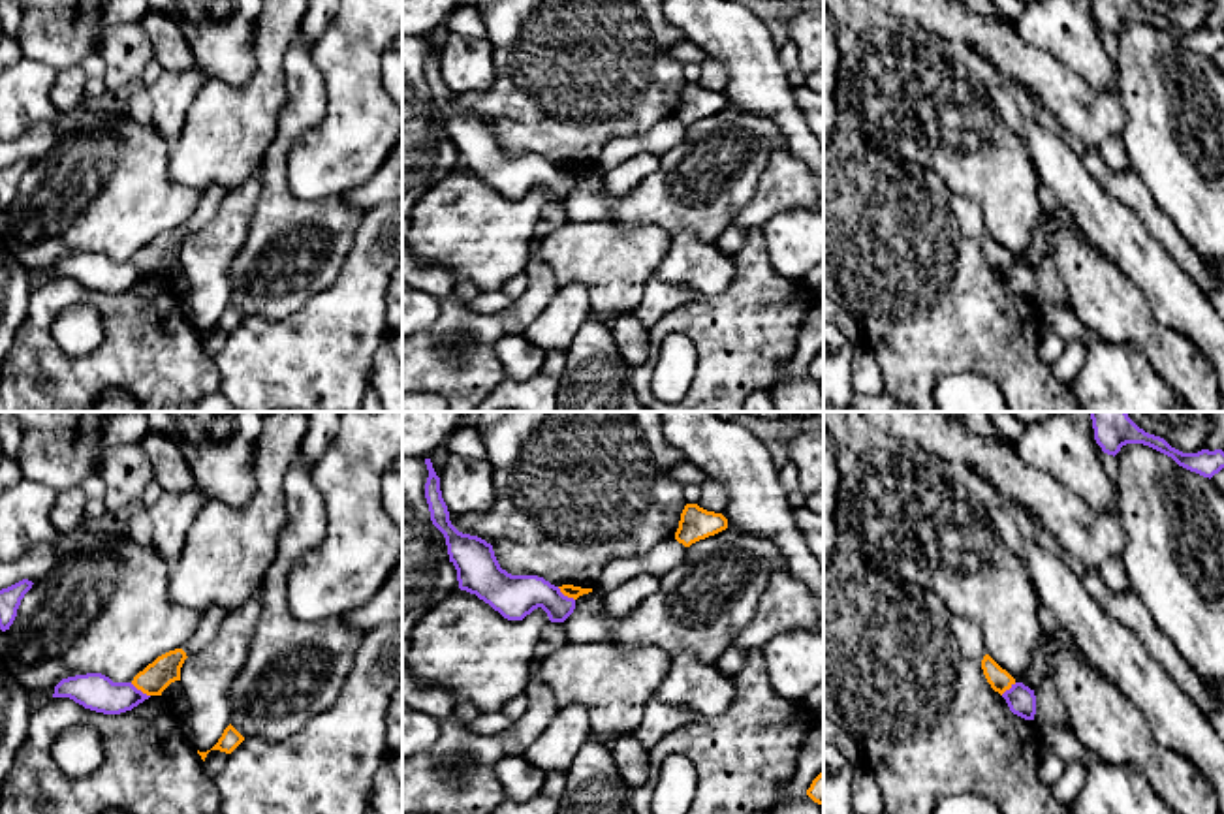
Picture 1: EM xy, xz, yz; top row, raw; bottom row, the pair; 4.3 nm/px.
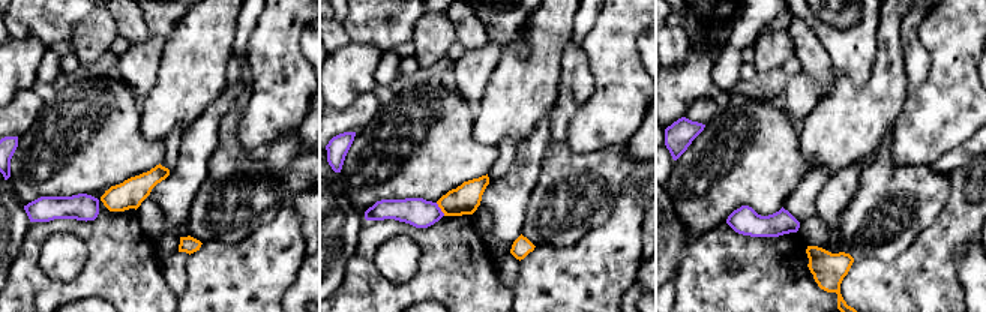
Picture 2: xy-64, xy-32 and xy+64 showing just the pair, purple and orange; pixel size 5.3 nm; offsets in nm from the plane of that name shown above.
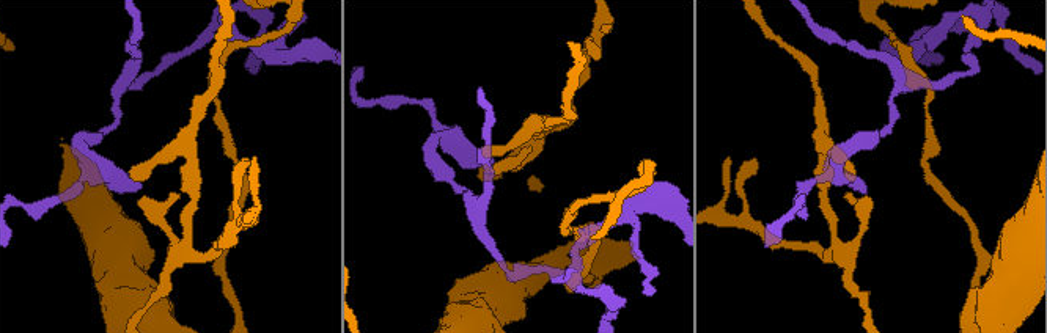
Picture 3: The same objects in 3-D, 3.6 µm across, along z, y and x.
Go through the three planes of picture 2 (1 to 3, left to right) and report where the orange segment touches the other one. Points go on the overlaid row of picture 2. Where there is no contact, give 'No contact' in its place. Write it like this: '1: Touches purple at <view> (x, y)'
1: No contact
2: Touches purple at xy-32 (440, 209)
3: No contact

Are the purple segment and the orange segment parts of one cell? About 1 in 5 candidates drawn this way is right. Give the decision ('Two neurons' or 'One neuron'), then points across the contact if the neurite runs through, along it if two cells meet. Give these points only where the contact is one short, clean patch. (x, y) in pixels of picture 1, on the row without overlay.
Two neurons. Boundary: xy (130, 262), (149, 275)

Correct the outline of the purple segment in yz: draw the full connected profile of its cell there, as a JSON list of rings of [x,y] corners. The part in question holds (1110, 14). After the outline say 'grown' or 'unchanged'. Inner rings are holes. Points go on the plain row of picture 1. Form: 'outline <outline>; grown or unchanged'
outline [[[1092,0],[1092,8],[1096,23],[1104,32],[1113,36],[1126,23],[1143,23],[1171,36],[1179,45],[1209,58],[1224,47],[1222,28],[1183,32],[1171,26],[1164,17],[1145,11],[1134,0]]]; unchanged

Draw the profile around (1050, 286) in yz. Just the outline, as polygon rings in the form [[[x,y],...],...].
[[[1051,250],[1040,263],[1040,267],[1034,271],[1036,274],[1036,293],[1034,303],[1044,306],[1070,306],[1070,299],[1064,288],[1064,280],[1055,265]]]

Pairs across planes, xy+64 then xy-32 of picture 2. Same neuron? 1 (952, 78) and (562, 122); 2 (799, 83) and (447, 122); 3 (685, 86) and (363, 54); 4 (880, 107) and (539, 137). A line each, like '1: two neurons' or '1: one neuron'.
1: two neurons
2: two neurons
3: one neuron
4: two neurons

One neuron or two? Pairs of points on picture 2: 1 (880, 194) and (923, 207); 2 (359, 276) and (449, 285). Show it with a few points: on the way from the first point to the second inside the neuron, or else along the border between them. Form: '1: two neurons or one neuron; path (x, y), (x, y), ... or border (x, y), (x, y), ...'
1: one neuron; path (890, 195), (899, 200), (913, 200)
2: one neuron; path (381, 291), (413, 291), (426, 285)

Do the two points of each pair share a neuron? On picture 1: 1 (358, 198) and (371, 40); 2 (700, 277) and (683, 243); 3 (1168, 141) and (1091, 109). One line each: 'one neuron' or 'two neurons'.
1: two neurons
2: one neuron
3: two neurons

